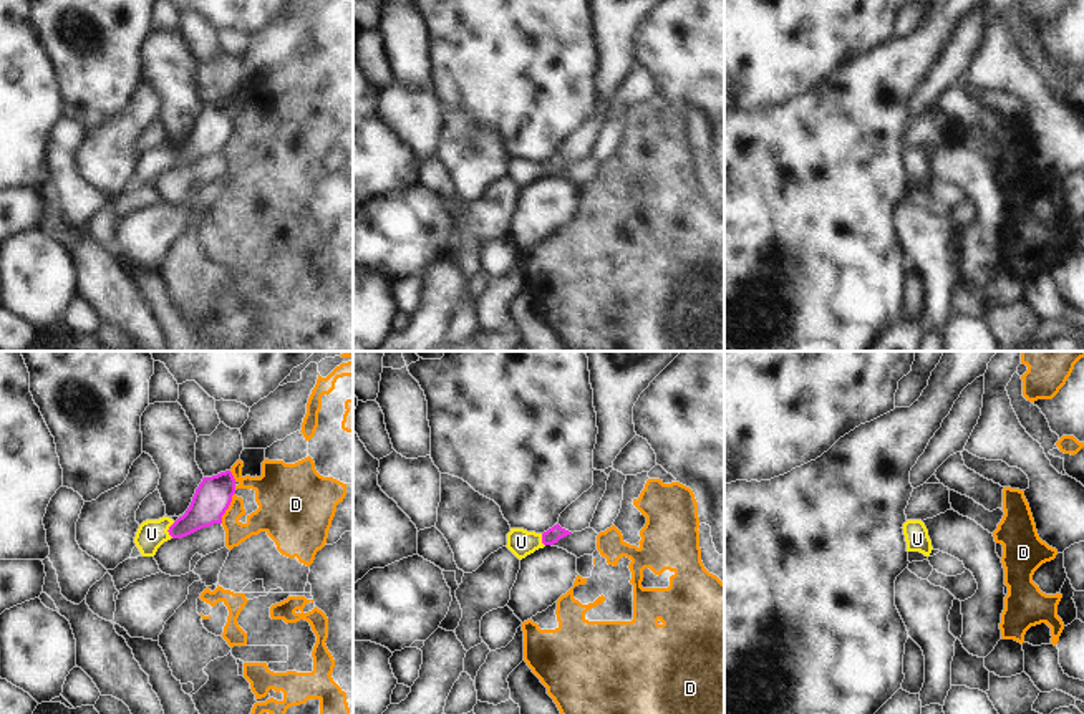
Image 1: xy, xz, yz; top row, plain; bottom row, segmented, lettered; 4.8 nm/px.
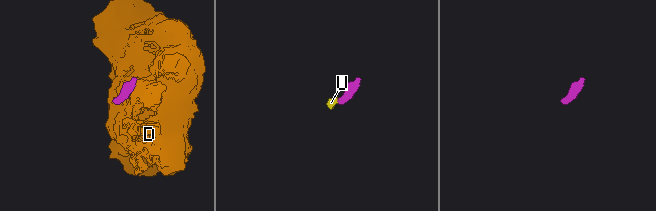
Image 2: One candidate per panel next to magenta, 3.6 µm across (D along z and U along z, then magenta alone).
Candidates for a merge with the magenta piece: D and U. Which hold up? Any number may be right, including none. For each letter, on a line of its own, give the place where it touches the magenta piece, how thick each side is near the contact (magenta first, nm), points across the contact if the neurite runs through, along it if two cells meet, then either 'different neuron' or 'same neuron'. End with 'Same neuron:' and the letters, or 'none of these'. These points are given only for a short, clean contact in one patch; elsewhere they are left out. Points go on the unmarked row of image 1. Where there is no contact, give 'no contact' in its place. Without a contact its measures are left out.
D: meets magenta in xy at (227, 136); 180 nm thick on the magenta side, 220 nm on the other; different neuron
U: meets magenta in xy at (168, 159); 170 nm thick on the magenta side, 140 nm on the other; runs through xy (209, 131), (188, 153), (168, 159), (151, 163); same neuron
Same neuron: U

